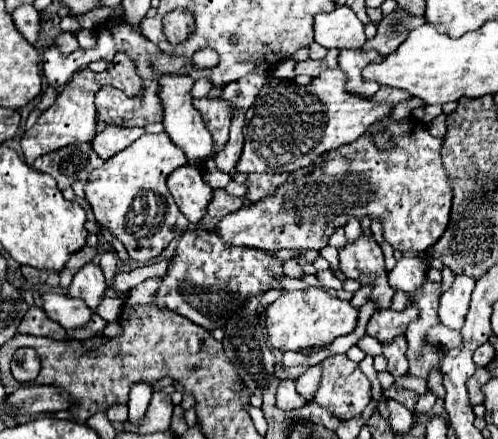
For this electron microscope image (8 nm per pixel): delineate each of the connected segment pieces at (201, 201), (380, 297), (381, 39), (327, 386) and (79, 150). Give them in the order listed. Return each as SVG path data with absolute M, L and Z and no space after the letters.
M184 165L168 177L168 189L190 223L198 223L212 201L212 187L204 183L200 169Z
M360 235L356 243L348 243L340 251L340 269L348 279L360 281L360 287L372 287L370 299L378 309L390 309L394 291L388 285L384 255L374 237Z
M394 9L390 15L384 15L384 19L378 25L378 33L372 41L368 41L362 51L374 49L380 55L390 55L396 51L396 47L406 39L406 35L424 25L426 19L422 15L412 15L404 9Z
M332 355L322 361L322 383L314 397L318 405L346 421L360 415L370 397L370 381L358 363L346 355Z
M74 143L38 157L32 167L40 173L48 173L56 179L60 189L66 189L74 181L84 181L94 169L102 165L104 161L98 159L90 143Z

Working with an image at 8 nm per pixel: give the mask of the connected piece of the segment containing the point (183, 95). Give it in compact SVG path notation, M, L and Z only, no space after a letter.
M164 73L158 77L158 95L164 107L164 131L168 137L186 153L188 161L204 159L212 153L213 141L211 133L200 119L200 113L192 107L192 89L194 81L188 75L178 75L178 73Z

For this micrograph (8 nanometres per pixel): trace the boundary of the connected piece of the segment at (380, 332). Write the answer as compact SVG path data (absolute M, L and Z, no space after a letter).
M410 305L404 311L376 311L368 325L366 325L366 335L378 339L382 345L392 343L398 335L404 335L408 329L408 323L418 319L418 307Z

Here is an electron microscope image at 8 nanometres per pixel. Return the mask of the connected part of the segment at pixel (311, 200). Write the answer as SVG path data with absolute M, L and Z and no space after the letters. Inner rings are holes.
M386 115L370 125L354 143L328 151L324 161L312 167L302 179L286 181L258 203L252 203L234 215L226 215L216 227L216 233L226 239L226 243L266 251L320 251L328 245L330 235L338 227L346 227L350 217L356 217L358 221L368 217L370 221L382 223L382 233L394 249L426 251L440 239L450 217L450 181L446 179L446 171L442 171L440 149L442 139L432 137L426 123L420 119L410 115L396 121ZM380 129L390 131L396 149L382 153L372 145L372 135Z

